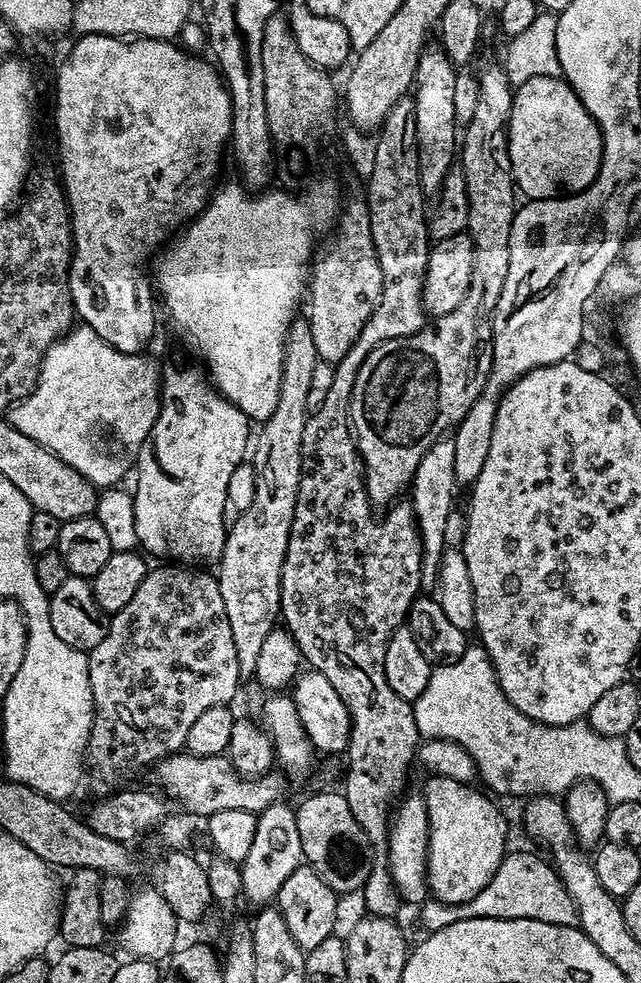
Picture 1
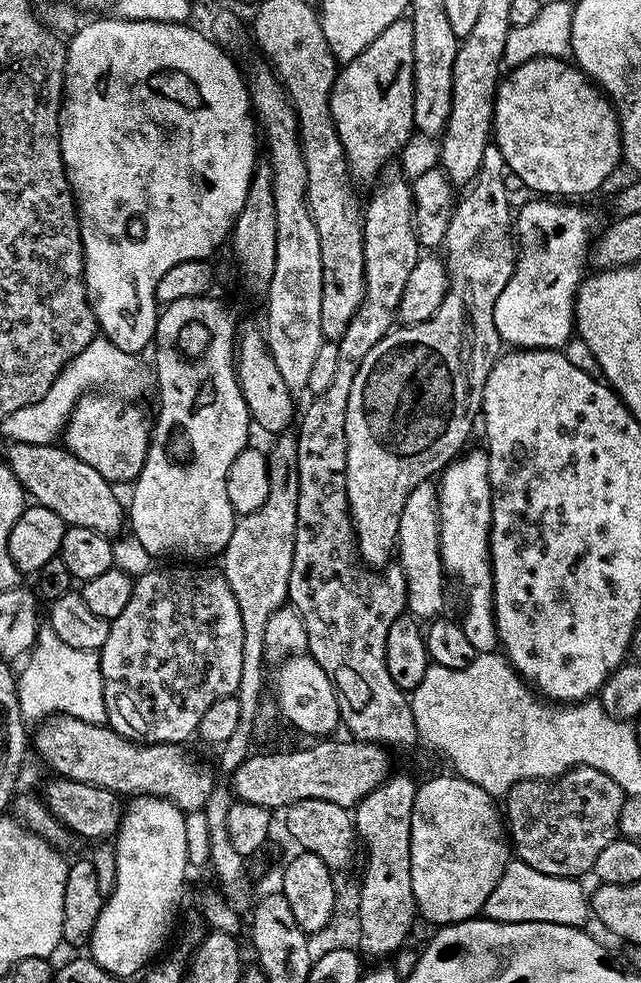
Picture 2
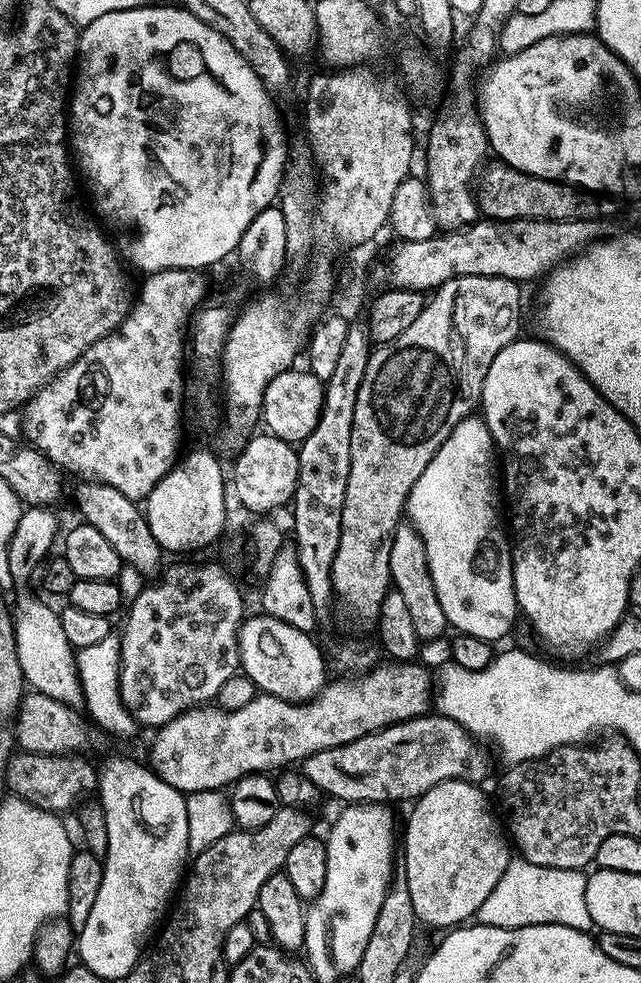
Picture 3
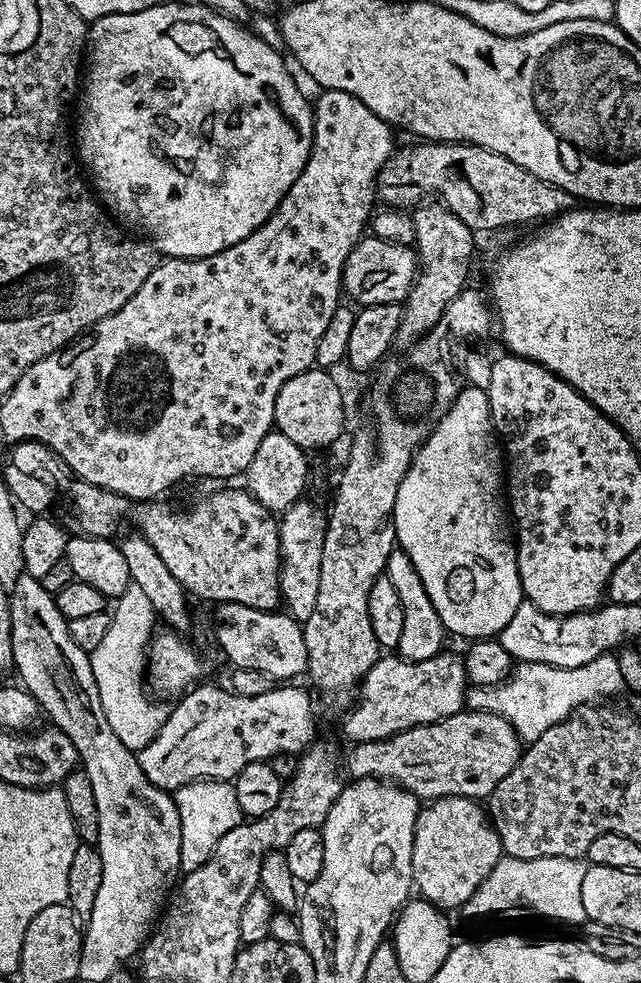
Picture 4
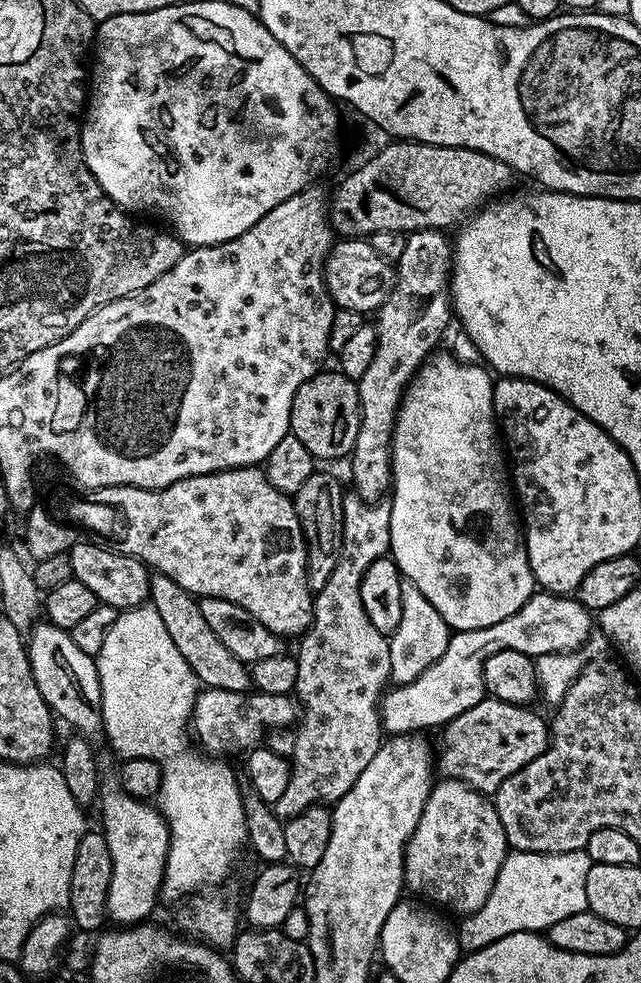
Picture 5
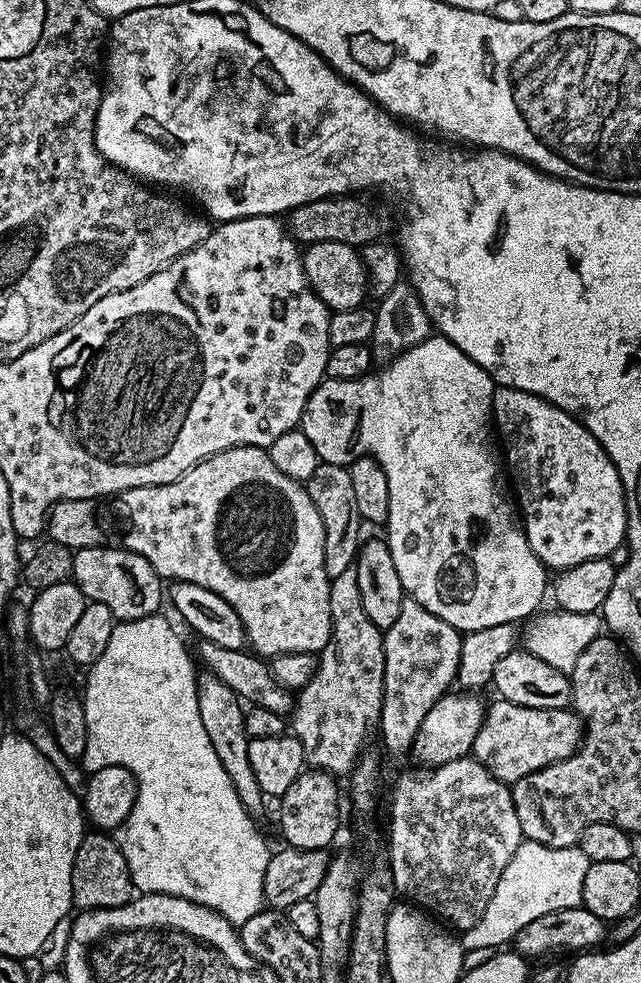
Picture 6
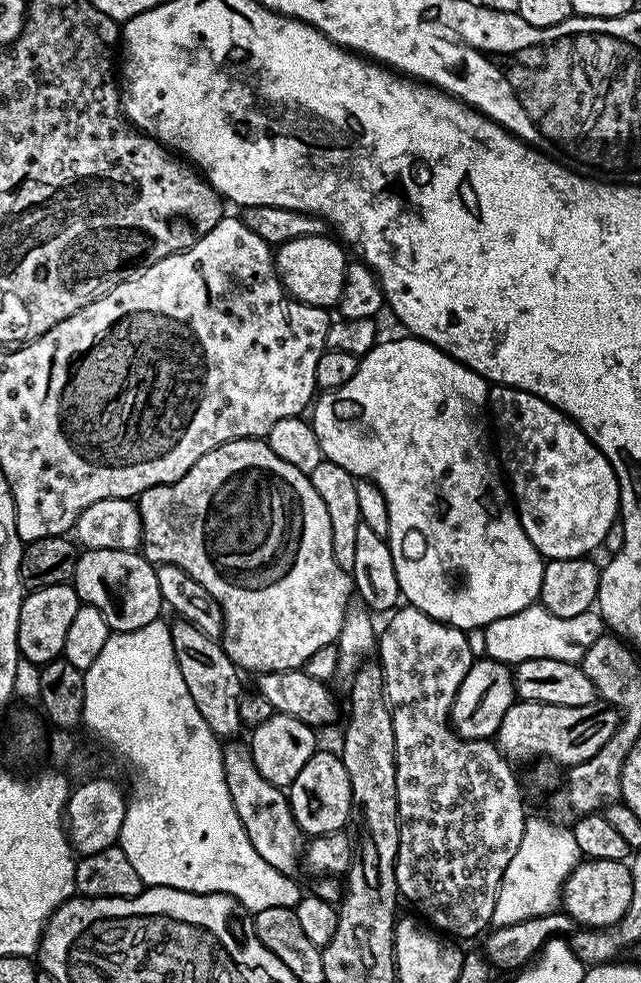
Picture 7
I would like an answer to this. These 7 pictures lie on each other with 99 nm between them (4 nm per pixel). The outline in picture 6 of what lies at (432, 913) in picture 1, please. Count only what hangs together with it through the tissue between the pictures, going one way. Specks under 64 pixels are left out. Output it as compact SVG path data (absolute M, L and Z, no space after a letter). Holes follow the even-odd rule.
M521 840L518 850L514 850L514 858L506 862L506 870L502 870L502 878L498 878L498 886L494 886L494 898L490 898L490 906L486 906L486 914L482 914L480 921L472 928L463 929L460 945L465 952L486 947L500 950L515 941L518 930L530 926L530 922L542 918L542 914L554 914L554 910L563 908L581 907L589 863L586 854L582 854L579 846L551 848L533 840Z

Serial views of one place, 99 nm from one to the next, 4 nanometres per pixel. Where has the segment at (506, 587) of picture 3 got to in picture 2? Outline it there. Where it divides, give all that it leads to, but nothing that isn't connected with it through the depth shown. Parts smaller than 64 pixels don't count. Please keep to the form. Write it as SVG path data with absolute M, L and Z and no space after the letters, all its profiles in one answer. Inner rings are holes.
M465 451L443 469L438 480L440 497L440 553L445 573L460 583L468 595L468 613L462 616L466 638L477 653L497 647L496 612L492 608L492 561L488 555L488 532L492 529L492 487L487 451Z

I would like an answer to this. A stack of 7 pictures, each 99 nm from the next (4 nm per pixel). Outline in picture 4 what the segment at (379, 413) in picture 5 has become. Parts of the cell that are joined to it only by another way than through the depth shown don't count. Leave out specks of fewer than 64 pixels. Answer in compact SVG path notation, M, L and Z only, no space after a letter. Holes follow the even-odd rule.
M428 202L411 213L416 231L414 245L418 253L418 275L407 298L402 302L402 318L398 322L395 347L411 348L442 318L446 306L463 292L468 280L468 262L472 258L472 229L443 203ZM425 207L425 208L424 208ZM468 280L468 281L467 281Z

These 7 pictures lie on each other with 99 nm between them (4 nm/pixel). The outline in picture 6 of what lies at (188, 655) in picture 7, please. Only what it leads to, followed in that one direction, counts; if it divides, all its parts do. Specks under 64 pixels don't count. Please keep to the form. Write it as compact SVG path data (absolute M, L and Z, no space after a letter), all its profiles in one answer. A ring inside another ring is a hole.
M204 670L197 675L198 714L202 714L202 726L206 726L206 734L210 738L214 750L218 754L218 762L222 762L226 774L230 774L230 782L234 782L234 790L242 802L242 806L250 814L257 814L264 808L266 797L258 786L258 778L254 778L254 769L250 767L250 740L244 729L245 705L239 696L212 672Z

